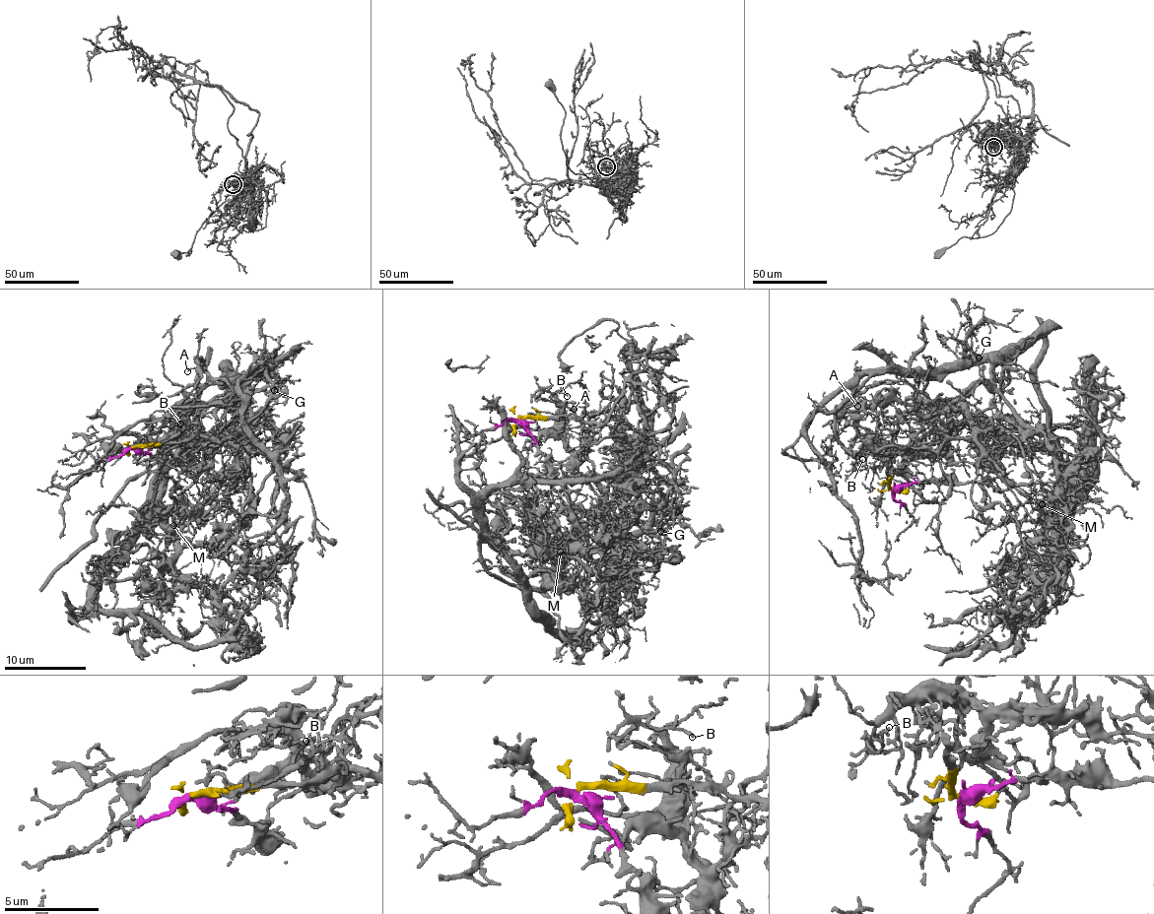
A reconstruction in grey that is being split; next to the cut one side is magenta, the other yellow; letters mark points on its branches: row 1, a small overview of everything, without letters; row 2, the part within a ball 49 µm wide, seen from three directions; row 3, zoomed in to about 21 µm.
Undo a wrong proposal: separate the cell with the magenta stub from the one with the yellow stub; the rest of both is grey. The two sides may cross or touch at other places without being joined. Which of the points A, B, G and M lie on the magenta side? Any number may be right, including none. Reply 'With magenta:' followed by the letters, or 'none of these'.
With magenta: B, M

